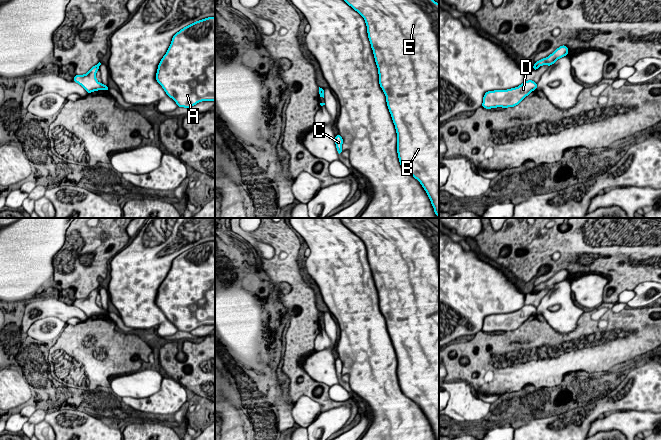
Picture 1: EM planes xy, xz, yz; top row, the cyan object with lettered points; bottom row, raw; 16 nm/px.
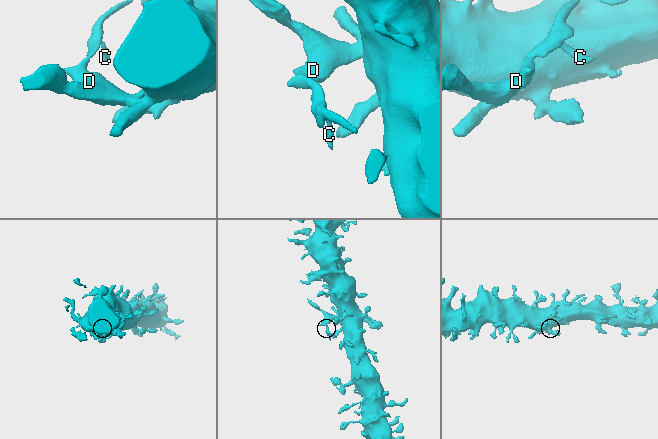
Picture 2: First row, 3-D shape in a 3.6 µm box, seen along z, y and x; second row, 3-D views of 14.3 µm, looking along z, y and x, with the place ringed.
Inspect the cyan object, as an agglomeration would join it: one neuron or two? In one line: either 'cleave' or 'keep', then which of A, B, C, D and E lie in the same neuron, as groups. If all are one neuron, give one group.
cleave | A B D E / C

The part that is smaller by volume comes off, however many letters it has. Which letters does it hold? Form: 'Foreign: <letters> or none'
Foreign: C

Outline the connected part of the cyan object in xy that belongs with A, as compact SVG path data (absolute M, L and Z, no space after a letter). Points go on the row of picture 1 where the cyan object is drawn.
M215 17L196 21L173 36L158 65L156 81L179 107L191 108L202 101L215 101Z

